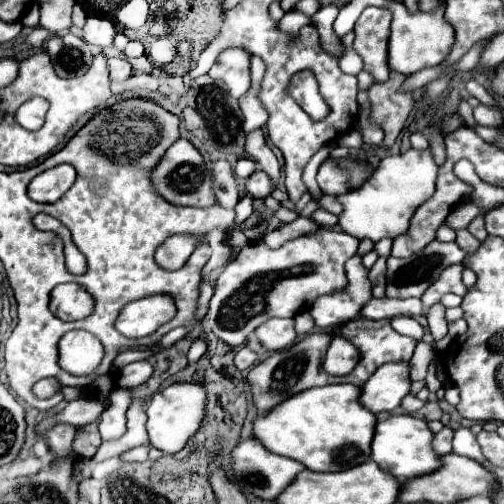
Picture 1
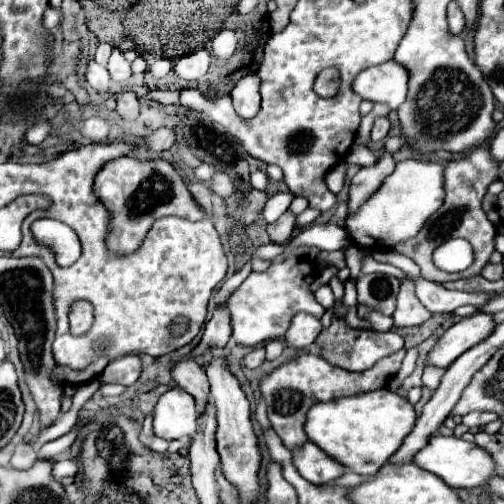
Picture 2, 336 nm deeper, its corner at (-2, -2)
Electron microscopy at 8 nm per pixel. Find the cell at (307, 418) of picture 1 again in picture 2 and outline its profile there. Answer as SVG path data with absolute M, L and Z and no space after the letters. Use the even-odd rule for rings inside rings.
M381 388L377 392L315 404L309 410L305 432L309 434L309 440L313 440L321 450L345 464L349 470L363 476L373 476L413 430L415 420L417 414L407 398Z

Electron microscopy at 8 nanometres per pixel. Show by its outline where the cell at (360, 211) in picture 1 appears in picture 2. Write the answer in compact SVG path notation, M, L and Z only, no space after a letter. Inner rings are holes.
M403 160L395 166L393 174L385 178L381 188L369 198L355 214L349 214L345 220L347 230L357 246L369 250L387 250L393 244L413 238L427 218L439 210L445 198L443 190L443 164L429 160Z

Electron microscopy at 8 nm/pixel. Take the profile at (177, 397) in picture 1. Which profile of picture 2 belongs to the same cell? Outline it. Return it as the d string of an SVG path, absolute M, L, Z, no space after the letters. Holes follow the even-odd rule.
M181 388L165 392L153 410L153 430L163 440L179 440L197 432L197 402Z

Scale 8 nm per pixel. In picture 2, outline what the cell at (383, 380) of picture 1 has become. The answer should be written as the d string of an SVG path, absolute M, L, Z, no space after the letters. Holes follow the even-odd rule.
M475 312L473 316L461 318L439 338L435 348L429 352L427 362L431 362L433 366L447 368L451 362L459 358L461 352L467 352L469 348L485 340L495 330L495 326L497 324L493 316L485 312Z

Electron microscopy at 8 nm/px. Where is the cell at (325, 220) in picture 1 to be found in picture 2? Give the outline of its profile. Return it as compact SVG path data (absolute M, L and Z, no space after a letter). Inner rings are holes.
M341 162L325 175L327 187L334 194L338 194L342 190L346 178L346 172L347 164L346 162Z

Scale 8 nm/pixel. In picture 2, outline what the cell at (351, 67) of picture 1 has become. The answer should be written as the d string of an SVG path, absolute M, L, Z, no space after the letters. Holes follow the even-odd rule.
M377 118L375 124L373 124L373 128L371 128L371 140L373 142L385 140L387 132L389 132L389 120L387 118Z

